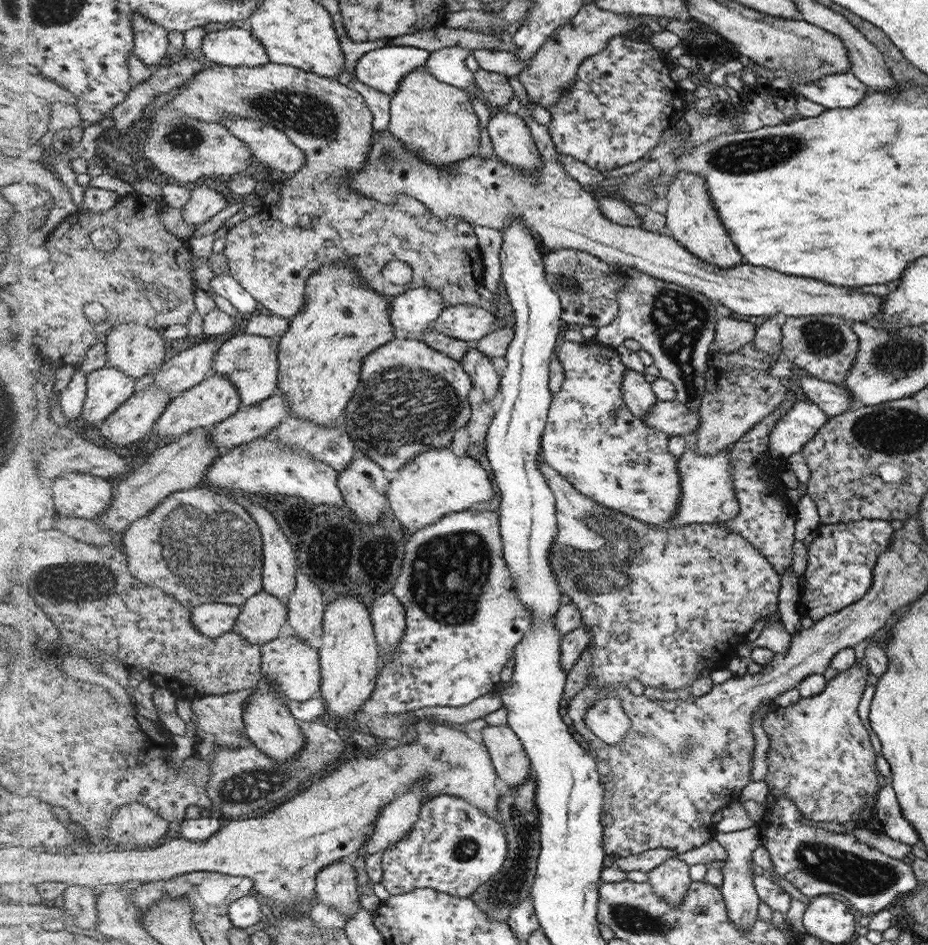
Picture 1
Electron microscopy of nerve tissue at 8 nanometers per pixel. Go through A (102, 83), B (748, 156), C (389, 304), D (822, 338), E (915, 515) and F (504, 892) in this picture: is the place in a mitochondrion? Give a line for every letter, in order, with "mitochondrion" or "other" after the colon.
A: other
B: mitochondrion
C: other
D: mitochondrion
E: other
F: mitochondrion

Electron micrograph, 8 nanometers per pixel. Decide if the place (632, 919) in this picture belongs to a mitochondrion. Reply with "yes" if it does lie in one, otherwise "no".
yes

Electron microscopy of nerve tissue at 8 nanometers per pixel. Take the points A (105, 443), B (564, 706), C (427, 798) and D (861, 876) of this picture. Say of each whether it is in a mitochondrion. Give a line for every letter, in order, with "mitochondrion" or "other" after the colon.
A: other
B: other
C: other
D: mitochondrion

